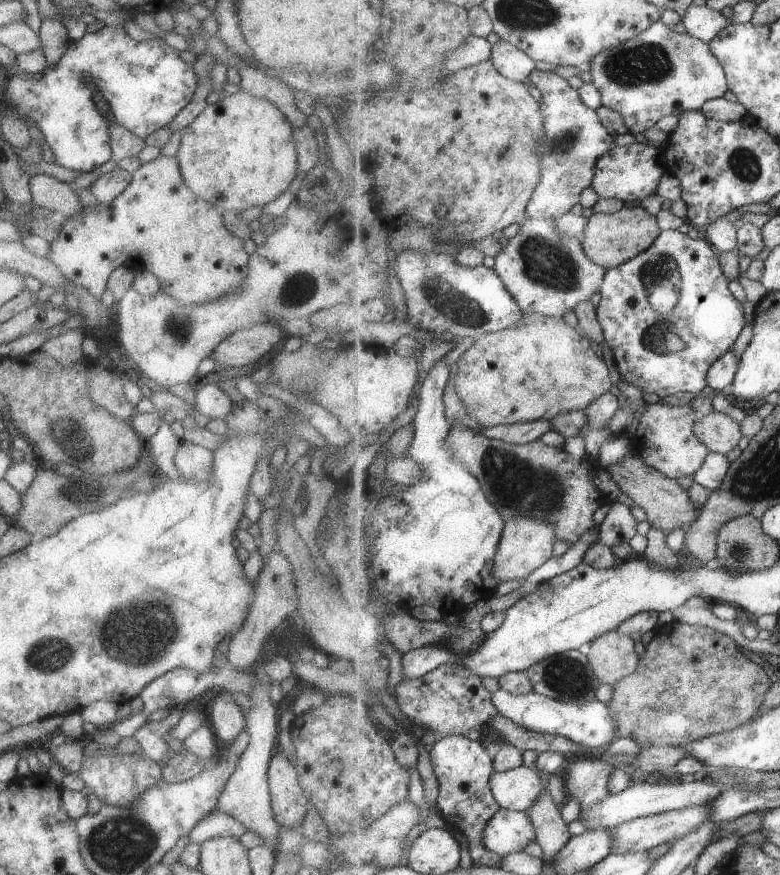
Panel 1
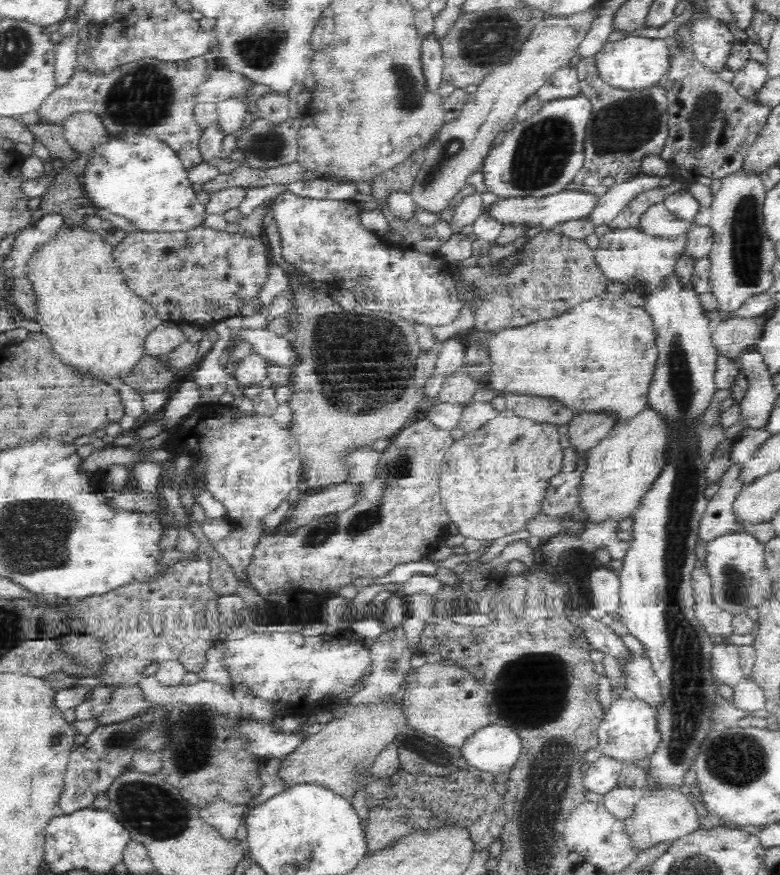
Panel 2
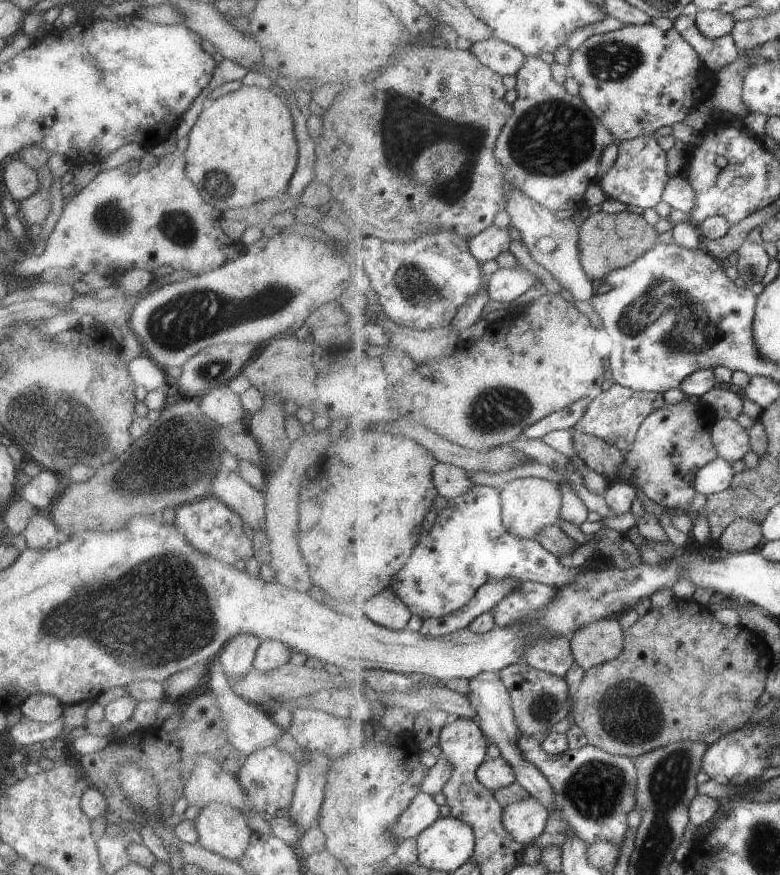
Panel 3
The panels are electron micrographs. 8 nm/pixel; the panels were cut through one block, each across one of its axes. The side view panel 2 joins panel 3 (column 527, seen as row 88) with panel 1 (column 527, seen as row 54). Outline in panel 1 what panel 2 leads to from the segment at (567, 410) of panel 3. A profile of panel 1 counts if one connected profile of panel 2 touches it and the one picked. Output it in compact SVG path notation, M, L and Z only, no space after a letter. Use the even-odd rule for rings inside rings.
M537 419L507 425L495 425L493 427L483 426L481 434L490 439L499 439L508 443L527 444L541 439L551 429L553 429L553 424L550 420Z

